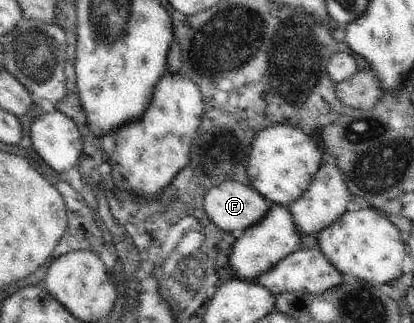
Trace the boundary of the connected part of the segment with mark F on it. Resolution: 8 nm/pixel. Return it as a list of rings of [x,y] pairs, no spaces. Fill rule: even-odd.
[[[222,178],[220,184],[208,188],[204,194],[203,212],[224,233],[243,230],[260,222],[272,206],[244,181]]]

